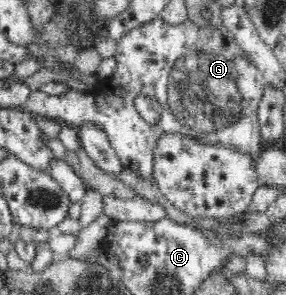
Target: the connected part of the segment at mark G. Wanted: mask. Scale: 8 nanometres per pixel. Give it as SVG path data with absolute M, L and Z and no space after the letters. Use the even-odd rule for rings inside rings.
M158 17L130 29L116 41L116 46L114 57L118 59L118 68L111 77L100 79L96 87L84 93L69 89L59 95L48 95L39 88L30 90L23 109L32 115L67 121L70 126L76 128L84 120L100 124L106 130L110 143L118 154L121 167L130 169L145 179L152 176L150 165L153 165L151 161L155 141L163 133L184 132L200 137L204 142L236 146L242 152L258 156L263 141L258 107L266 80L263 72L256 68L230 32L225 31L222 26L200 25L188 18L178 25L170 25ZM138 97L154 97L154 101L161 103L163 112L157 124L151 125L138 114L134 108L134 101L138 101Z

